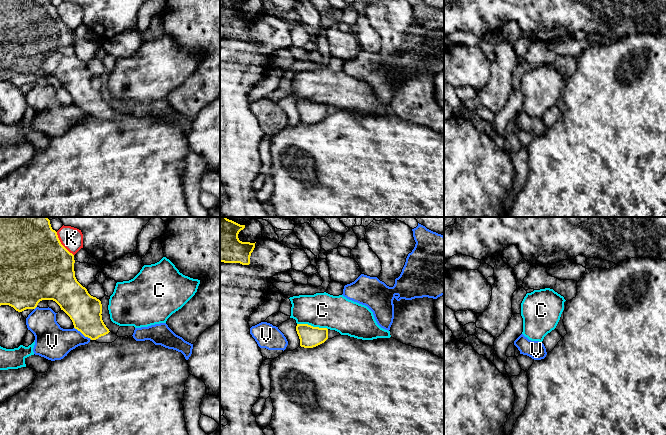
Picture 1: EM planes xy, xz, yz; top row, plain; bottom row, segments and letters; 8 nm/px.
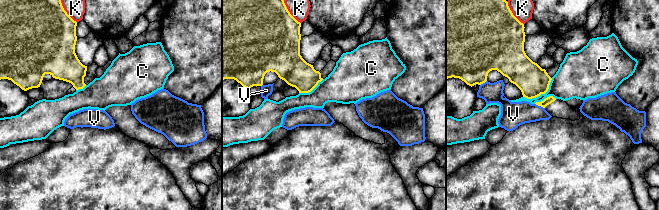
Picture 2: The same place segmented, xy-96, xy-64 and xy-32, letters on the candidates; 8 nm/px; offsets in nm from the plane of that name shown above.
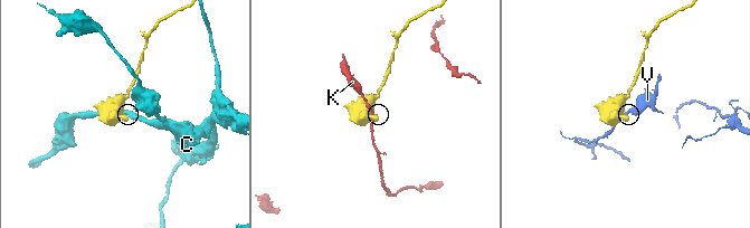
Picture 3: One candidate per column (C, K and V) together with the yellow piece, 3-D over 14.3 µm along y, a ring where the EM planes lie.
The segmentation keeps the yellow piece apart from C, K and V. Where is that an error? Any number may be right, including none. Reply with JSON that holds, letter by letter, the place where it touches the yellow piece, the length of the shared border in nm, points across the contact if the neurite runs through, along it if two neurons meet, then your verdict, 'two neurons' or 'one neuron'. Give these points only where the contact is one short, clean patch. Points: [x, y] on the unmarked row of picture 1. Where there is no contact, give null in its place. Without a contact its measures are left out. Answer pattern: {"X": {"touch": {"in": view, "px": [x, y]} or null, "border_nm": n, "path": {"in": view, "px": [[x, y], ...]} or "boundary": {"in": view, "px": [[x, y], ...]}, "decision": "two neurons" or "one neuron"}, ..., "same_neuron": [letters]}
{"C": {"touch": {"in": "xz", "px": [312, 102]}, "border_nm": 260, "boundary": {"in": "xz", "px": [[297, 99], [307, 99], [327, 105]]}, "decision": "two neurons"}, "K": {"touch": {"in": "xy", "px": [61, 20]}, "border_nm": 240, "decision": "two neurons"}, "V": {"touch": {"in": "xy", "px": [83, 110]}, "border_nm": 170, "decision": "two neurons"}, "same_neuron": []}

